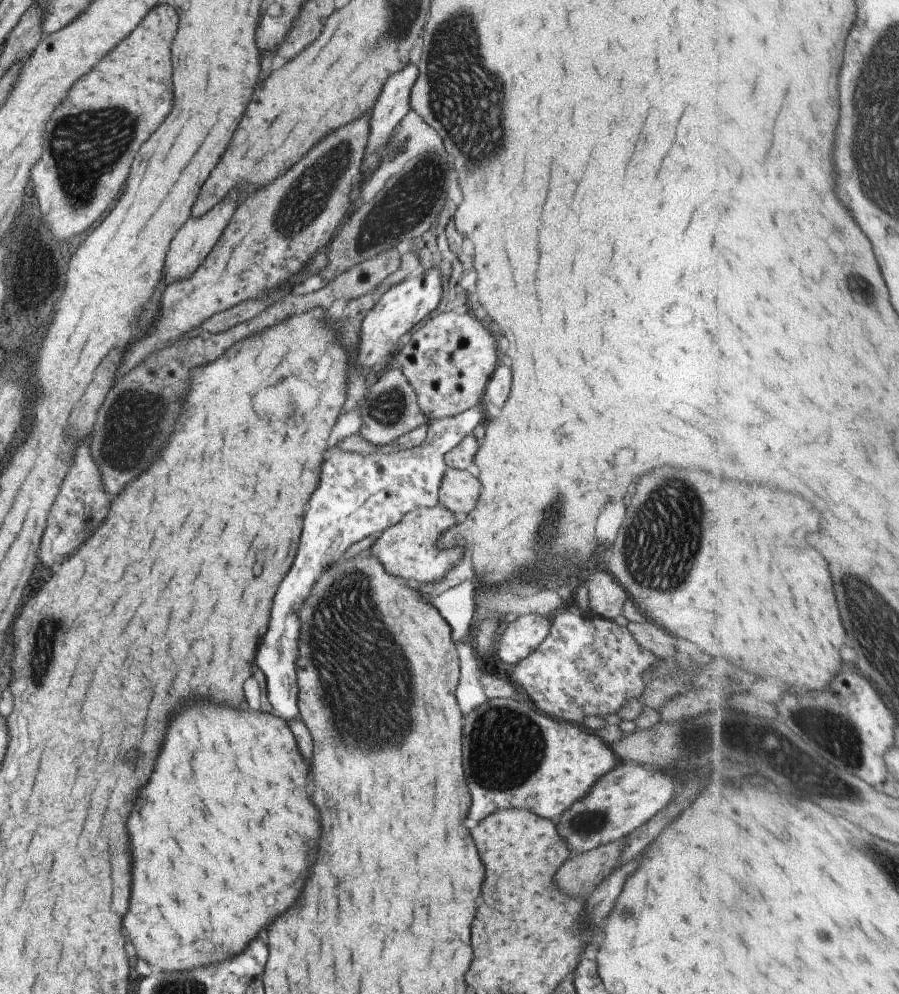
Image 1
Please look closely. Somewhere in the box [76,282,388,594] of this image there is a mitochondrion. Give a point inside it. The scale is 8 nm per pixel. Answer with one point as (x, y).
(135, 418)

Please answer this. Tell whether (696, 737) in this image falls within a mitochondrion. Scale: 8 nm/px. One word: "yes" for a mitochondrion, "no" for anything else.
yes

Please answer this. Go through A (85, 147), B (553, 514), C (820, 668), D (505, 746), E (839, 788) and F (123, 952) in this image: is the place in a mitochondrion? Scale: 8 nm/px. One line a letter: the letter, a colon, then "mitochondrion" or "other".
A: mitochondrion
B: mitochondrion
C: other
D: mitochondrion
E: mitochondrion
F: other

